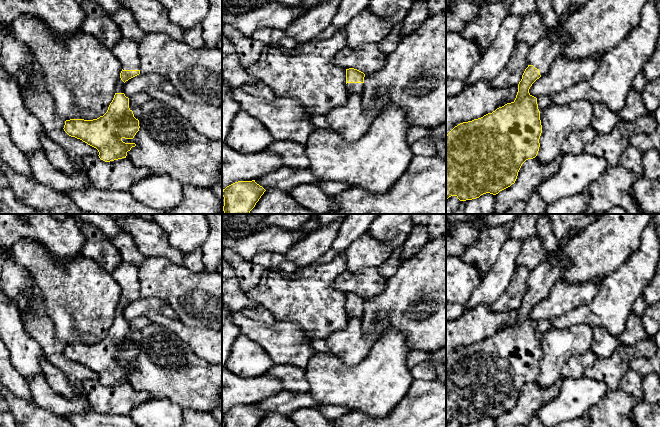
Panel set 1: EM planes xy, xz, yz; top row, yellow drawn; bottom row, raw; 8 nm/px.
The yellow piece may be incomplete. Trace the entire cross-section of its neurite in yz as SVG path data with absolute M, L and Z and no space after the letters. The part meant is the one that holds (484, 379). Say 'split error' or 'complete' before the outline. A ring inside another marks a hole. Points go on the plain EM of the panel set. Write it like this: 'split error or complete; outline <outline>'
split error; outline M545 259L538 267L530 271L527 280L529 289L518 308L515 324L481 342L458 348L446 359L446 423L456 420L460 425L466 425L479 422L486 417L496 419L515 407L518 396L526 384L537 380L542 349L537 322L529 317L529 313L537 303L548 297L556 281L560 278L562 270L567 265L567 259L560 261Z

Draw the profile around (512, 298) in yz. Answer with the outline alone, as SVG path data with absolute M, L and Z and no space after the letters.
M517 267L509 287L495 301L492 309L496 312L508 312L511 309L518 309L522 303L525 293L528 291L527 280L530 270L526 267Z

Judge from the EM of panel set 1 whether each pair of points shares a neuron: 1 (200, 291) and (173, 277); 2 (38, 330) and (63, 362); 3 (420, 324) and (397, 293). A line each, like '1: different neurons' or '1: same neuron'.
1: same neuron
2: same neuron
3: same neuron

